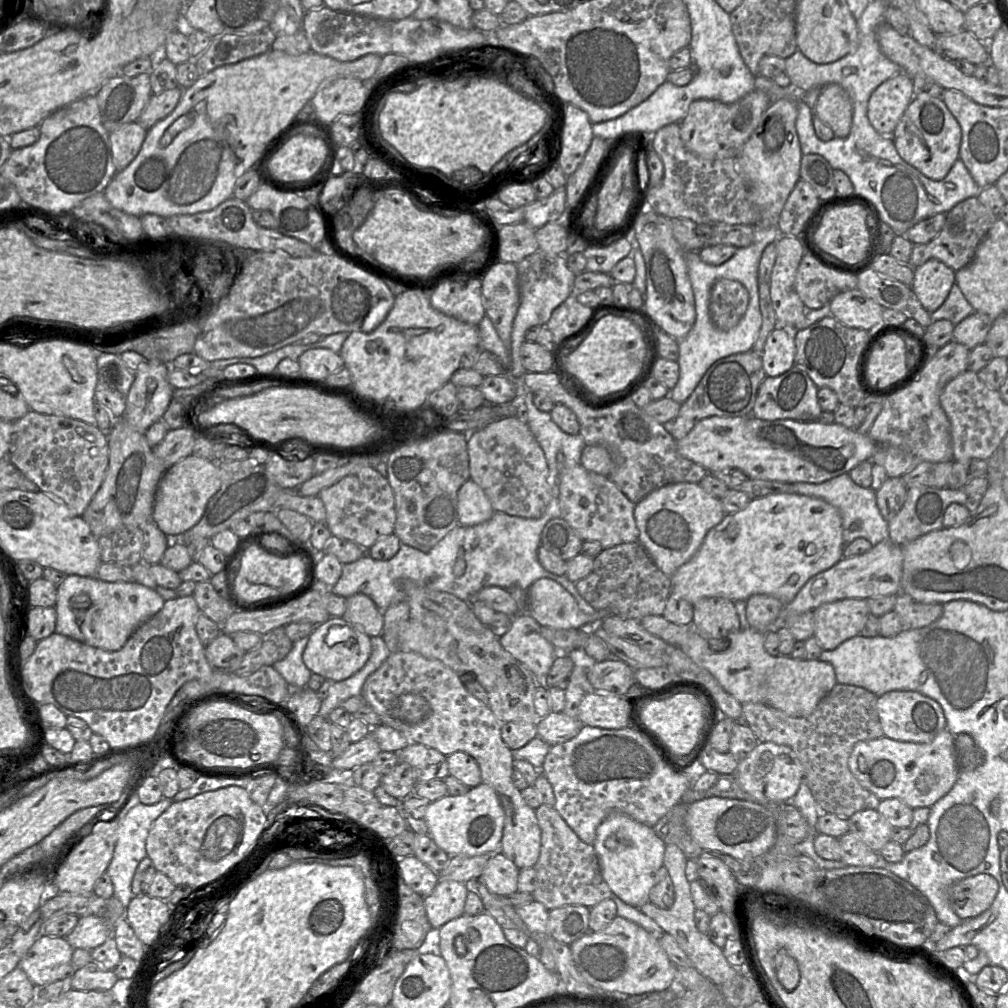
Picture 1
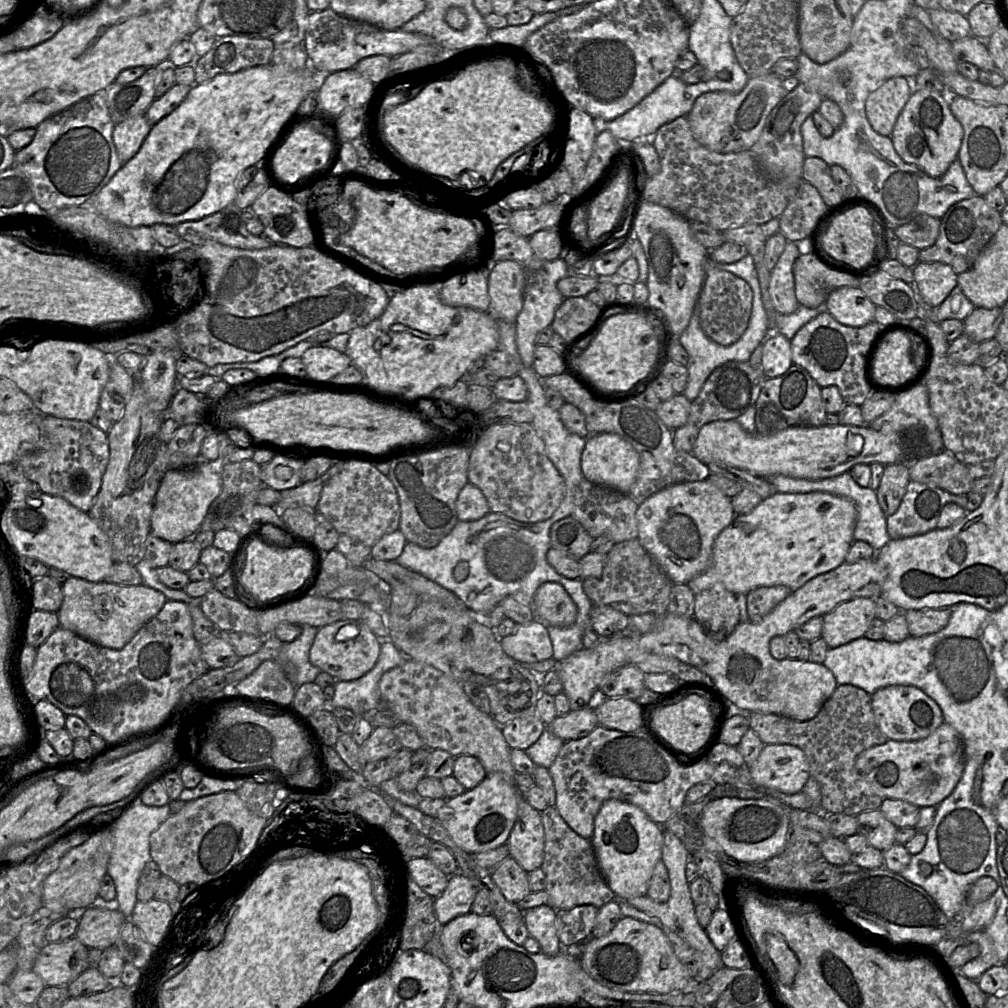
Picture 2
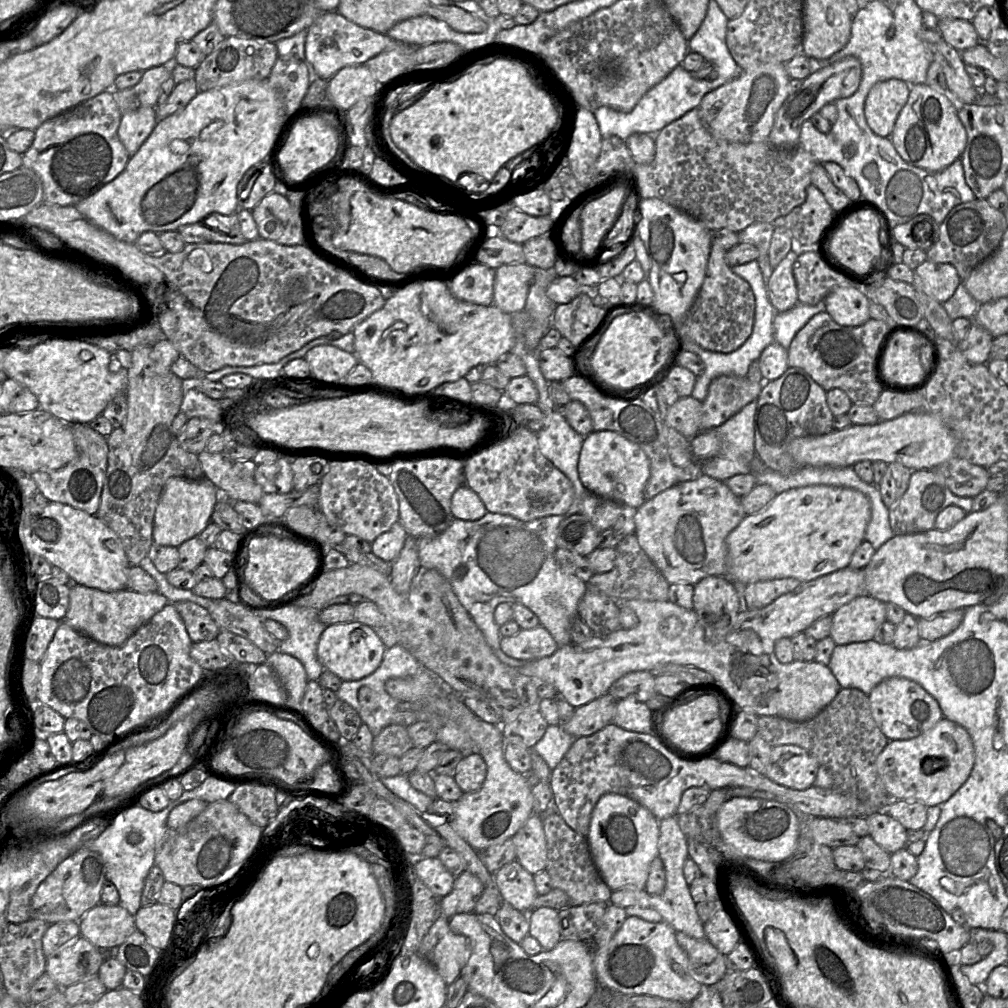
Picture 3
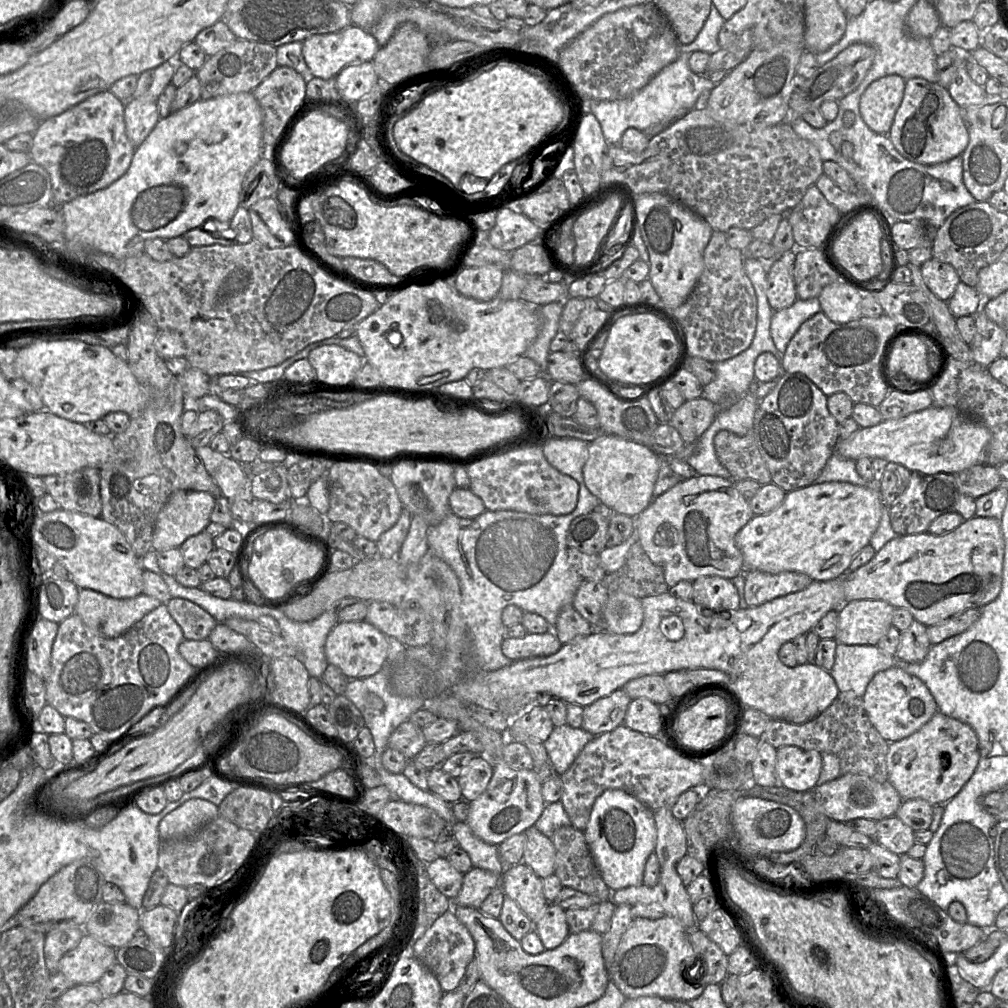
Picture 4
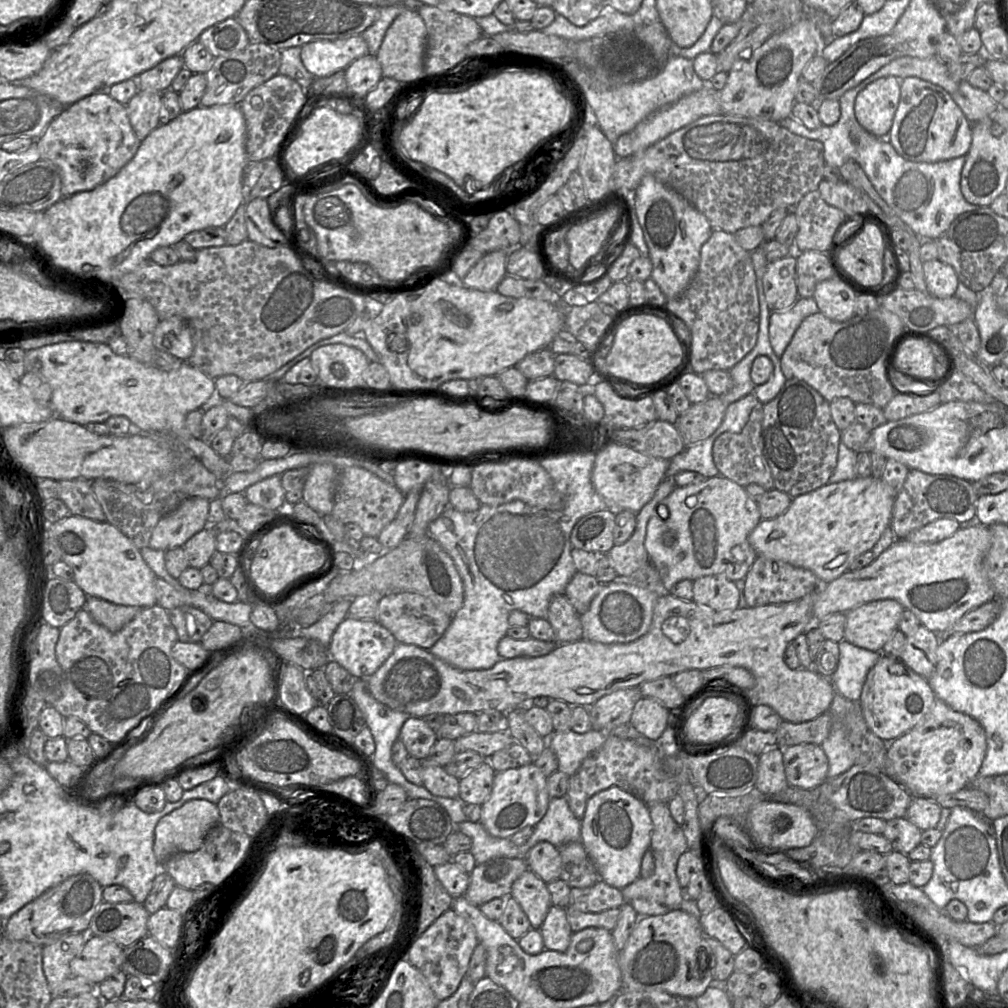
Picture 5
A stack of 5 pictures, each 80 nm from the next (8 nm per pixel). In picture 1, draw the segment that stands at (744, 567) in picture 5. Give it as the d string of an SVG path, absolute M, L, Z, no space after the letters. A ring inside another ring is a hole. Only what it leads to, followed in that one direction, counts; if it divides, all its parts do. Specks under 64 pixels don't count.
M688 482L668 484L654 490L634 509L638 542L669 577L694 556L708 531L719 524L725 515L721 499L707 493L698 483Z

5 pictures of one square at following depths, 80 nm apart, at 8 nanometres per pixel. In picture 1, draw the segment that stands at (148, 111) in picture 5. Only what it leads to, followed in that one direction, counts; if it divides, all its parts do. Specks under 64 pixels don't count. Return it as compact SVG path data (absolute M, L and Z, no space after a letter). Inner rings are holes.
M137 121L124 124L109 133L112 159L117 172L125 169L137 156L146 134L147 130Z

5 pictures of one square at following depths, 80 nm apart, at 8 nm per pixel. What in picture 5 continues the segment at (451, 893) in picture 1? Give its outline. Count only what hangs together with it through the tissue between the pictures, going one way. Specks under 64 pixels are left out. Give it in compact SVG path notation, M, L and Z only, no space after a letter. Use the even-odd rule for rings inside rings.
M496 857L477 864L470 875L465 897L474 905L511 895L512 885L528 868L524 858Z

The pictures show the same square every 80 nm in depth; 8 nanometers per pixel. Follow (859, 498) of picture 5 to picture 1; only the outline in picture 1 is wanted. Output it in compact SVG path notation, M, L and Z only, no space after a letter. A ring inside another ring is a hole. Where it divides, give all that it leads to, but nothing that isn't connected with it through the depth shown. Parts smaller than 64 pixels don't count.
M796 493L770 494L764 497L754 498L751 499L749 504L743 510L733 514L726 514L719 524L708 531L701 546L694 556L689 561L681 565L670 577L671 593L687 600L692 605L704 597L723 597L732 601L746 601L754 594L770 595L786 604L795 598L799 590L810 578L838 563L843 558L844 548L841 515L837 508L823 499Z

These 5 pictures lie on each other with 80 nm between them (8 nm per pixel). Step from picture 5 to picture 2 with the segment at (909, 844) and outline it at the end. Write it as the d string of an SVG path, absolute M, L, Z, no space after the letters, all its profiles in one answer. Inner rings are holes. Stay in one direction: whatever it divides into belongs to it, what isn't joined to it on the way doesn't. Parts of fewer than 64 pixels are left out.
M880 810L862 812L856 818L858 833L864 835L874 848L885 851L896 843L898 828Z

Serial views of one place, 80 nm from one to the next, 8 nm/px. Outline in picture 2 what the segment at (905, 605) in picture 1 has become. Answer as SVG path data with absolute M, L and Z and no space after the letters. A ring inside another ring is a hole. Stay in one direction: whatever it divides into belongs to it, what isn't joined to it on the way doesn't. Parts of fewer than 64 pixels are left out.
M951 608L901 611L906 618L909 635L923 637L942 630L948 624Z

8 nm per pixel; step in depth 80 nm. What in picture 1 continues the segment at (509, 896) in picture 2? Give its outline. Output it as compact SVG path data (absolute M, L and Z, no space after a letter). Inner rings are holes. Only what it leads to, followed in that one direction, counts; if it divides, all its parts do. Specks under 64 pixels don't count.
M501 851L492 854L478 878L494 894L507 896L518 891L519 868Z

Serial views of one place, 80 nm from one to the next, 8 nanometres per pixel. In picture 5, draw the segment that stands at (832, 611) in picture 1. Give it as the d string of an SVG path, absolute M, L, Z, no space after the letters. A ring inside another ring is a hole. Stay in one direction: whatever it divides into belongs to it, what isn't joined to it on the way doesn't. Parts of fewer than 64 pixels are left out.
M878 600L858 606L846 613L844 640L863 649L881 652L893 633L905 608L895 600Z

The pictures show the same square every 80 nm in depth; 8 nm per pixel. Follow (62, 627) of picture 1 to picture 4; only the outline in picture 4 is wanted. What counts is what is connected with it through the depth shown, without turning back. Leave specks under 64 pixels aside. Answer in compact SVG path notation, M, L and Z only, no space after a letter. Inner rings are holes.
M79 589L74 613L89 628L107 638L116 638L161 604L143 593L134 598L115 599L90 589Z

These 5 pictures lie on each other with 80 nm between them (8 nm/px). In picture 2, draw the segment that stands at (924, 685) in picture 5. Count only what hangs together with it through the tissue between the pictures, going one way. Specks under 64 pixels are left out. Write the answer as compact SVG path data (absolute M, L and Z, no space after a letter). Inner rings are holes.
M892 685L871 695L875 719L888 740L917 741L931 735L944 722L940 706L924 691L914 686Z

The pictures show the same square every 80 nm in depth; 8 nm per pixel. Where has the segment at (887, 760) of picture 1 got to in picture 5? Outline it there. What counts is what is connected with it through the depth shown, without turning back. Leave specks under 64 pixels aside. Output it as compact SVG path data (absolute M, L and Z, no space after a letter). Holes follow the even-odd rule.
M939 699L916 727L887 743L887 758L893 775L912 797L927 799L968 787L978 776L987 750L983 727L972 717L954 711Z

